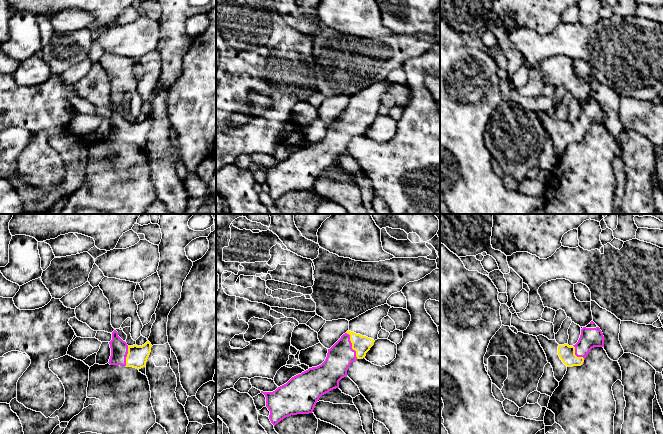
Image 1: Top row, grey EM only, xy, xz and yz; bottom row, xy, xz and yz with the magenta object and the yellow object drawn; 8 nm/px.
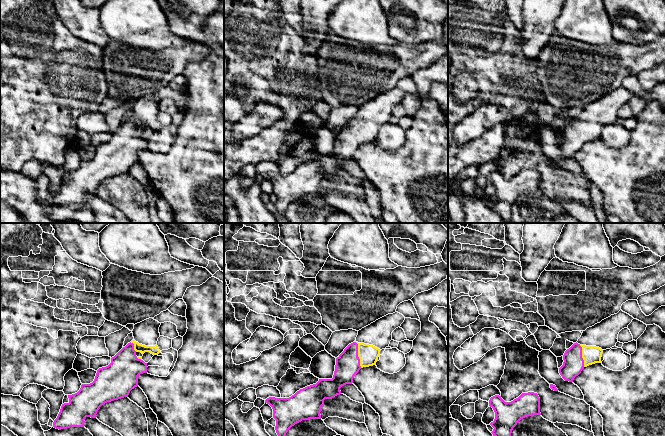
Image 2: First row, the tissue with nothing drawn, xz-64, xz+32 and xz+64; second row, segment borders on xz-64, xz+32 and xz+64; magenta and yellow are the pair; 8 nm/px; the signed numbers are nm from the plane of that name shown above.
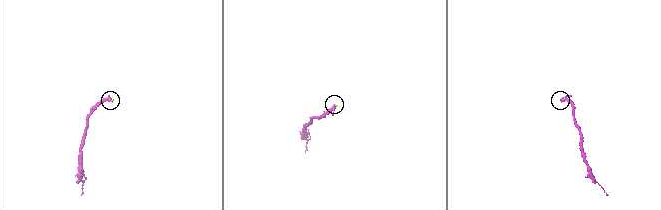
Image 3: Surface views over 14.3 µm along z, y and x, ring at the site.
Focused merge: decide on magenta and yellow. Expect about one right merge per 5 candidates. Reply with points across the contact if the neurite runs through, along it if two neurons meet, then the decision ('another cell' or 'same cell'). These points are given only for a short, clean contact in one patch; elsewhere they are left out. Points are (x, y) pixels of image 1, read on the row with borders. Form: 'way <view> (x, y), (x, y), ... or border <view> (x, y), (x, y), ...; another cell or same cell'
same cell

